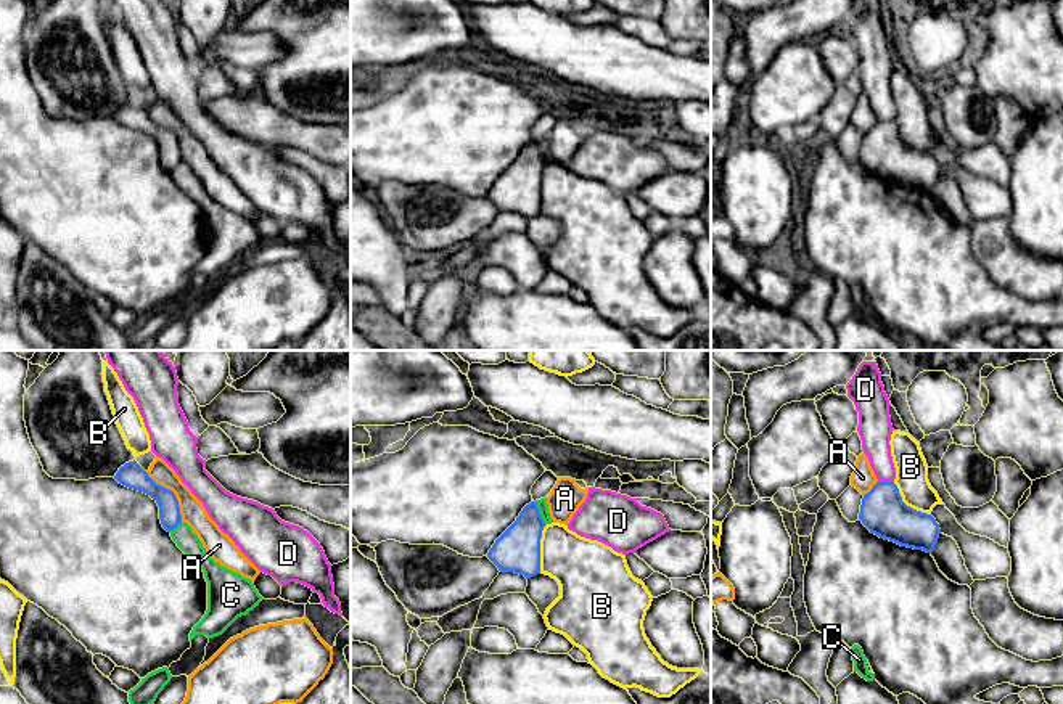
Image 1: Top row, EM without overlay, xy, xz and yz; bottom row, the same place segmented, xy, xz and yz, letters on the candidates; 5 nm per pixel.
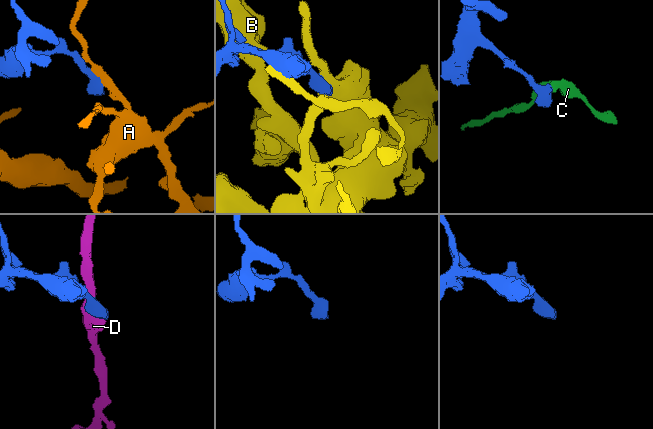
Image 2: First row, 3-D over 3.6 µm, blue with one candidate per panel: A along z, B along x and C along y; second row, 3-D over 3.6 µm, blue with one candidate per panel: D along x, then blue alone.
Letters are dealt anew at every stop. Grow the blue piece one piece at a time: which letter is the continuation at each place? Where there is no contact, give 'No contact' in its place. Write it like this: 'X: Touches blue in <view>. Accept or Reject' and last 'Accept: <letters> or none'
A: Touches blue in xy. Reject
B: Touches blue in yz. Reject
C: Touches blue in xz. Reject
D: Touches blue in yz. Reject
Accept: none

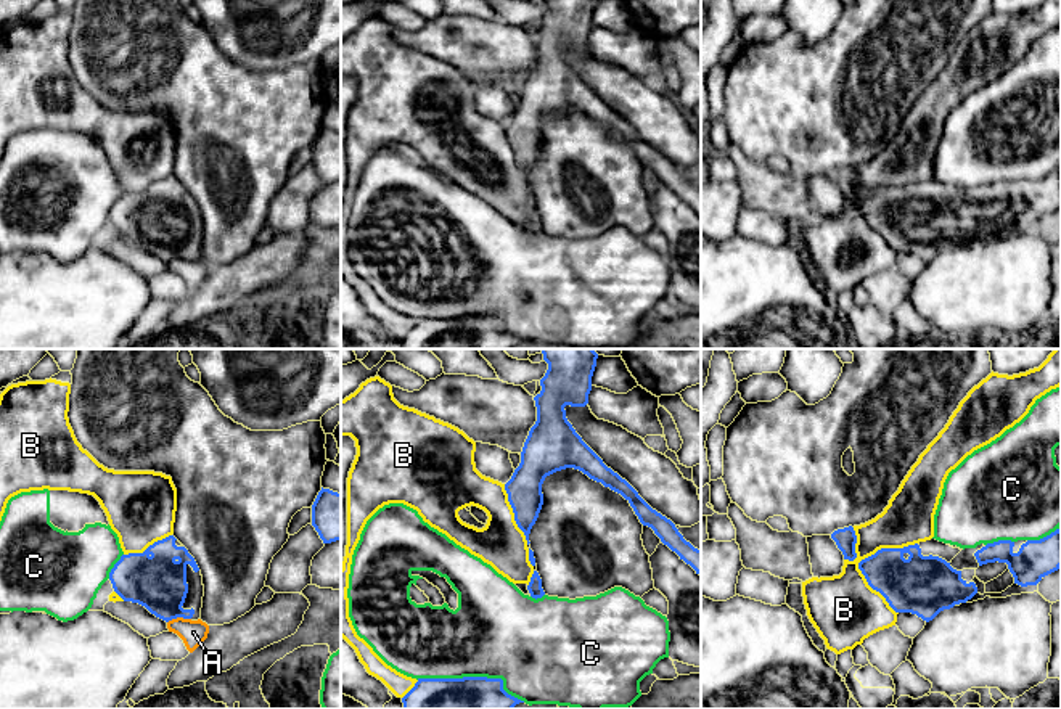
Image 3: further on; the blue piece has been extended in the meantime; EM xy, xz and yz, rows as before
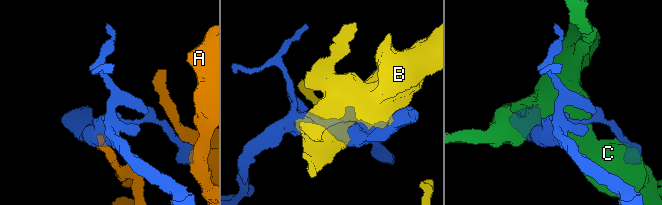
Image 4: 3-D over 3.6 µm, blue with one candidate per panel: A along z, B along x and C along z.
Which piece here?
A: Touches blue in xy. Reject
B: Touches blue in yz. Reject
C: Touches blue in xz. Reject
Accept: none

